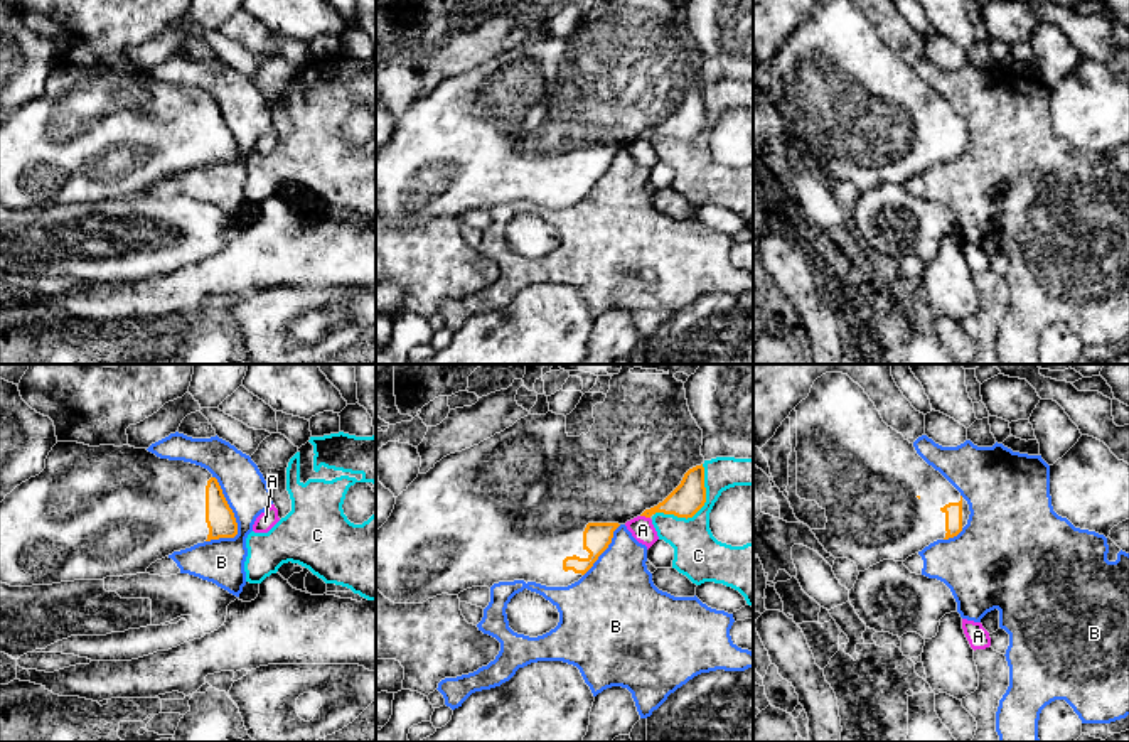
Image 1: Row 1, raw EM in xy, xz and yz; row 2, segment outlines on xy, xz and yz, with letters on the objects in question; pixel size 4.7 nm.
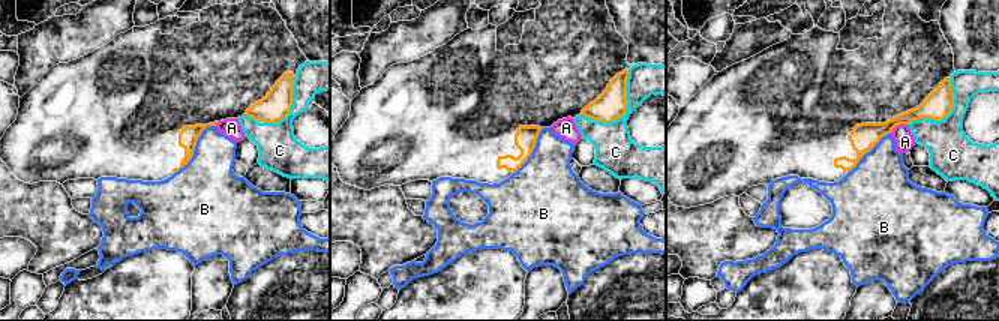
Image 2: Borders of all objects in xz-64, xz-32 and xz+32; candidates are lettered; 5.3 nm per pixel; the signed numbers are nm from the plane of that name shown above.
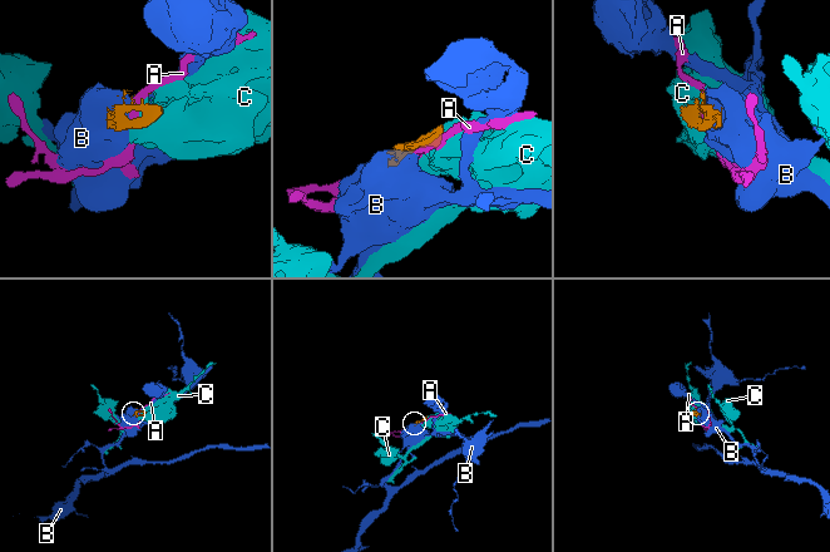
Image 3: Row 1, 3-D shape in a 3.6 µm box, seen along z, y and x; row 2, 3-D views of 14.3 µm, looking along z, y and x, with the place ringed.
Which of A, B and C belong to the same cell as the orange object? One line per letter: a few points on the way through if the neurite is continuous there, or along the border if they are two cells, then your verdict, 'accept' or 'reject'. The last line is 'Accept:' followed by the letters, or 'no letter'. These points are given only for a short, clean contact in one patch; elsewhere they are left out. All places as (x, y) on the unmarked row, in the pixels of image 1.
A: along xz (641, 137), (649, 140) | reject
B: reject
C: reject
Accept: no letter

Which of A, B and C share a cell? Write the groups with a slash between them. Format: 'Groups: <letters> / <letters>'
Groups: A / B / C

